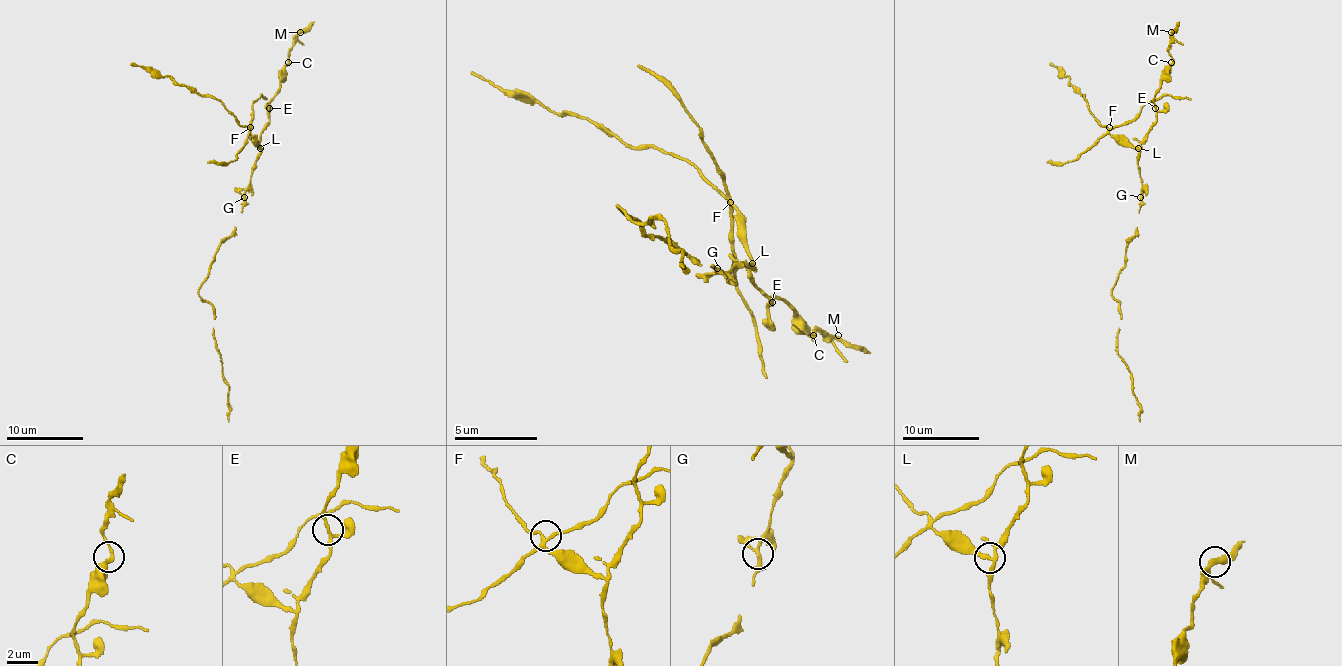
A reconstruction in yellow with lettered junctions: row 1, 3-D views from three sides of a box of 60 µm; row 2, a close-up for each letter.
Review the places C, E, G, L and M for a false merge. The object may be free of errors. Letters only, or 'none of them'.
L

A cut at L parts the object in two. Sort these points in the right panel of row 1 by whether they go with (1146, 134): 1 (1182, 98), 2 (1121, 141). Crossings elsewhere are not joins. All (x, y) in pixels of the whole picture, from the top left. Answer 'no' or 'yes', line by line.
1: no
2: no

